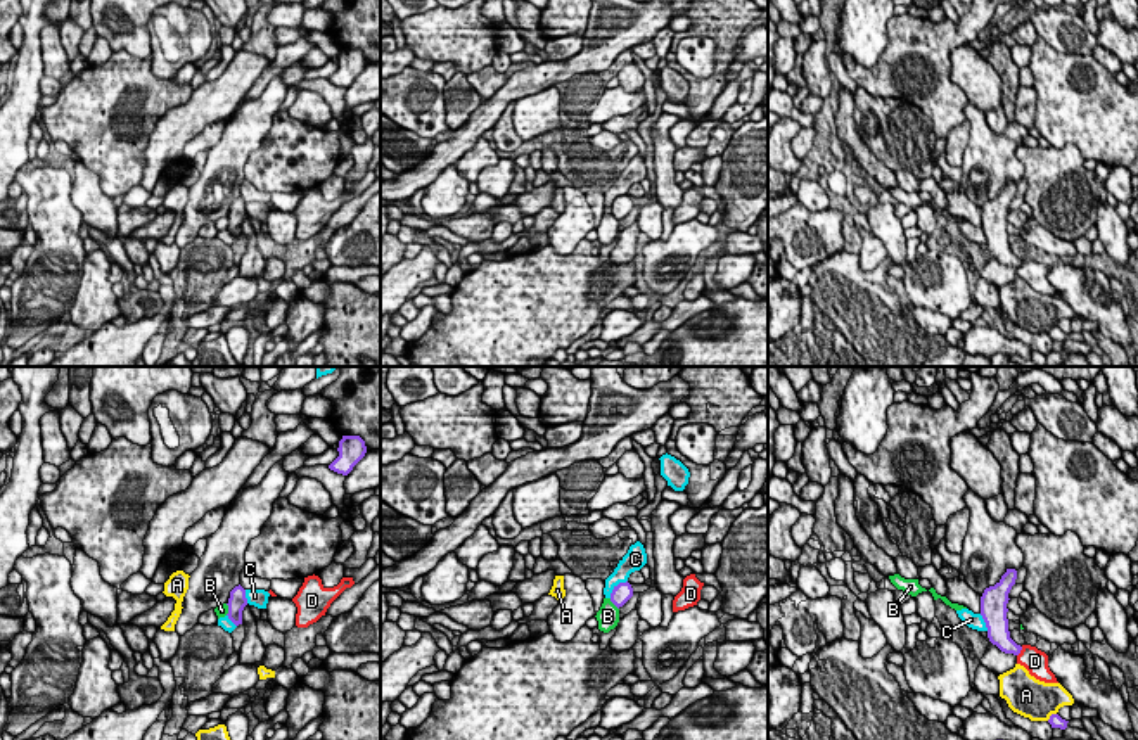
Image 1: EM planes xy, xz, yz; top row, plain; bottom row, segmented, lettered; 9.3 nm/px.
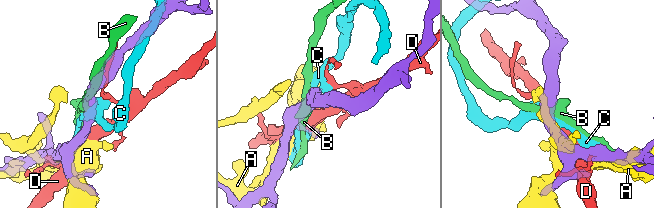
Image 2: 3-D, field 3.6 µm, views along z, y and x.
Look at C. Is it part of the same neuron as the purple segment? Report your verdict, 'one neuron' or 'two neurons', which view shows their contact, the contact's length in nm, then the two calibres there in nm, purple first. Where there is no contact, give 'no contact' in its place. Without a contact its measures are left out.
two neurons; contact in xz; length 240 nm; calibres 180 and 160 nm

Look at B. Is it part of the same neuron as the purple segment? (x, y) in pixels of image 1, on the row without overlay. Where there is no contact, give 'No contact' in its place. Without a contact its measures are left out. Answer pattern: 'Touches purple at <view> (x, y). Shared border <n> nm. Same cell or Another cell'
Touches purple at xz (613, 215). Shared border 140 nm. Another cell

